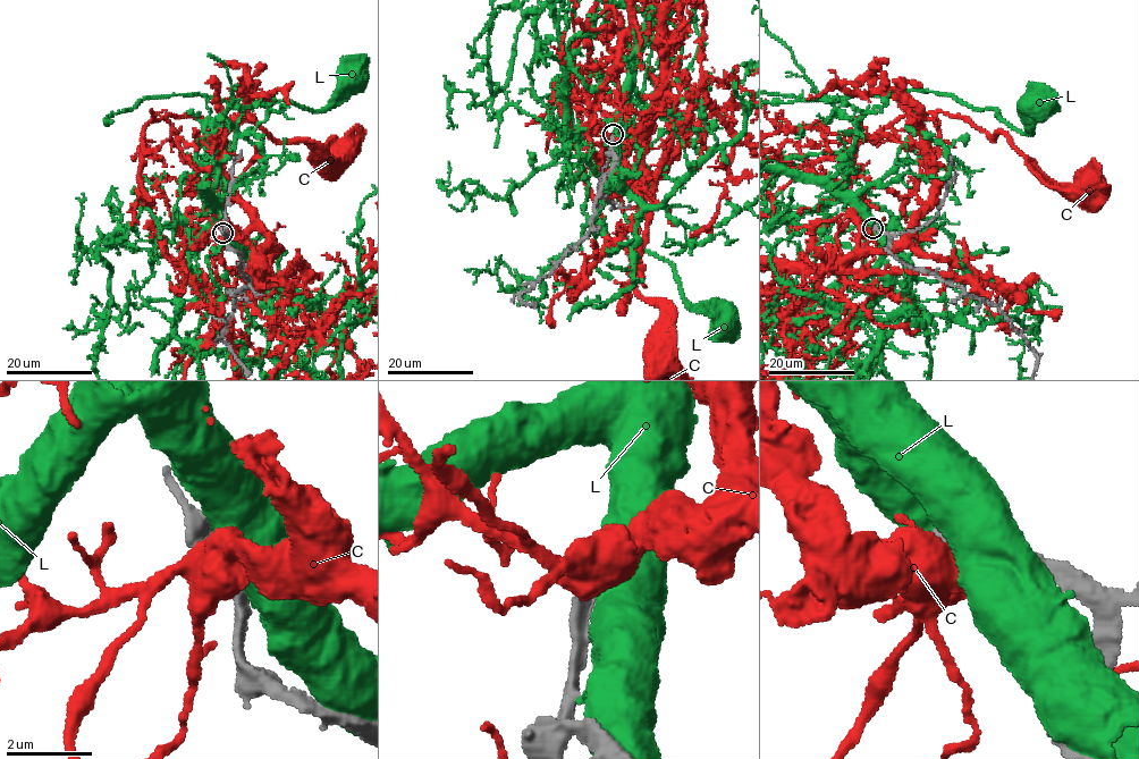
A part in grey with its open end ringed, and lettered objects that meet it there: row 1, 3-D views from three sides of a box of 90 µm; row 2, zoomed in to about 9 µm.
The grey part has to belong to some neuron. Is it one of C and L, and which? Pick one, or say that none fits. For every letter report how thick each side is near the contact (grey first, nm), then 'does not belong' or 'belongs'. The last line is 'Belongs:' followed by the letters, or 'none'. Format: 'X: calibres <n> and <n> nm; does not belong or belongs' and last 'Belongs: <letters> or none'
C: calibres 320 and 550 nm; does not belong
L: calibres 360 and 750 nm; does not belong
Belongs: none

